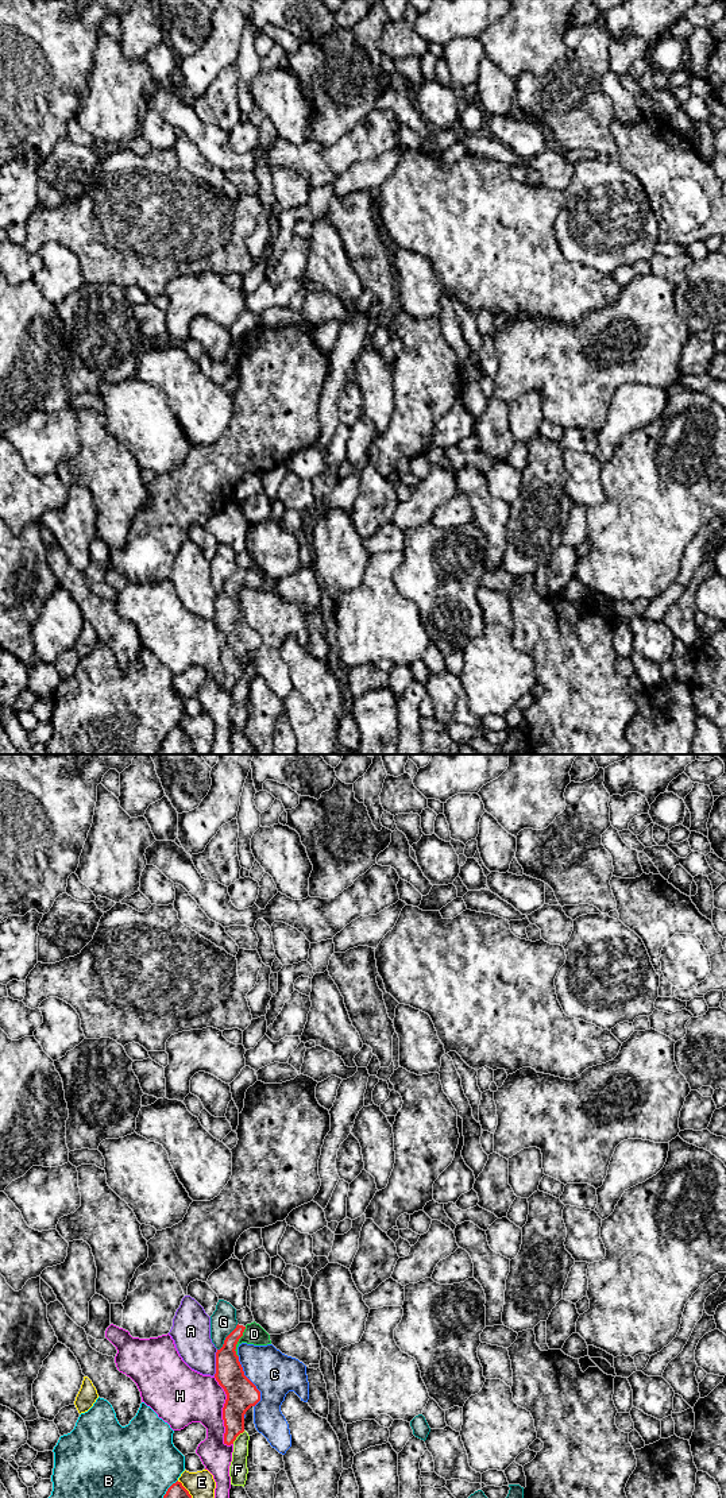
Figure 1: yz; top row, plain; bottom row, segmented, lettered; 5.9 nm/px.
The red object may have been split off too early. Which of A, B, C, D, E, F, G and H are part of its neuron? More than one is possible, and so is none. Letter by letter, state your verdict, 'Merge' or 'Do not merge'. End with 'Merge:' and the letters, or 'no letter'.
A: Do not merge
B: Do not merge
C: Do not merge
D: Merge
E: Do not merge
F: Do not merge
G: Do not merge
H: Do not merge
Merge: D

